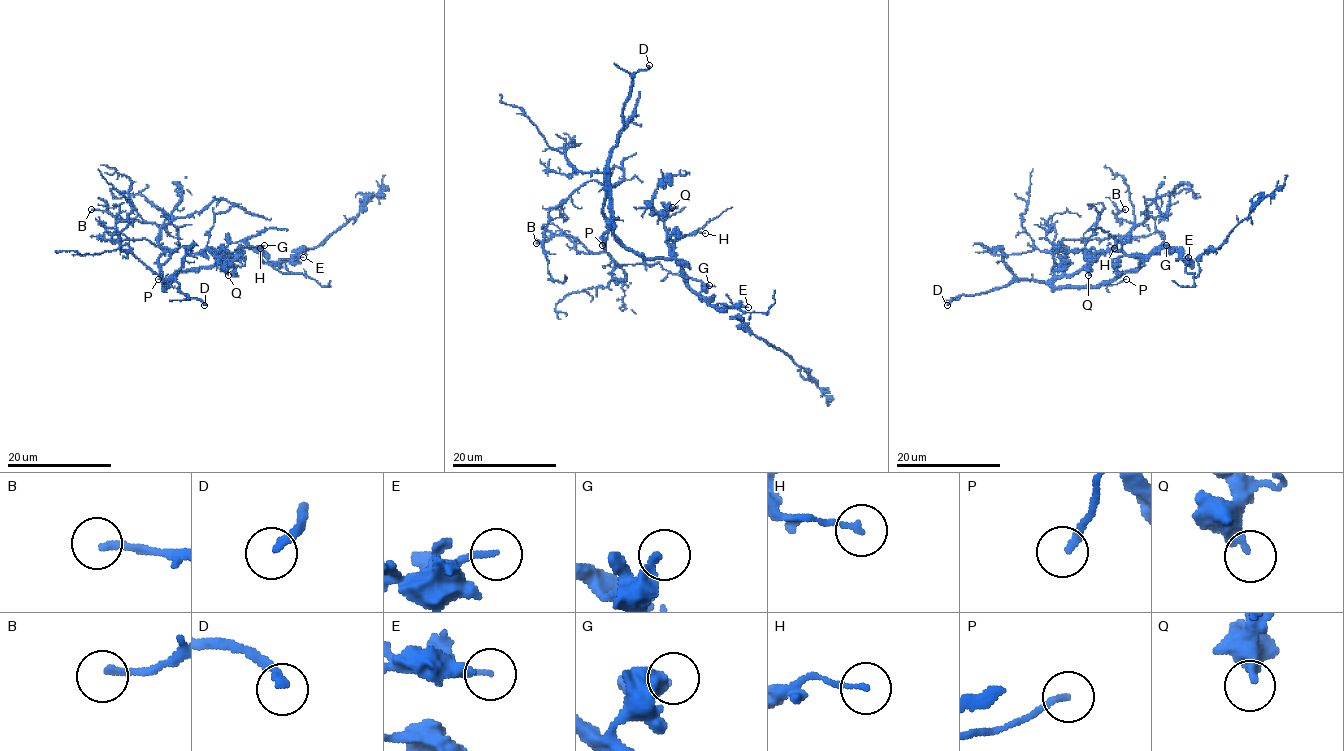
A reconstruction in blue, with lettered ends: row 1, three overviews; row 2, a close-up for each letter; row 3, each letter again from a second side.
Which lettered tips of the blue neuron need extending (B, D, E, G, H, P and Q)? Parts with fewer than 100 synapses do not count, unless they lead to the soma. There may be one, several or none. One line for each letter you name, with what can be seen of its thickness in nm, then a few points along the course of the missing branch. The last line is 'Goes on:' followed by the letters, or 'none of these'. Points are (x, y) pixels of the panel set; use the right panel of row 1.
D: 220 nm
Goes on: D

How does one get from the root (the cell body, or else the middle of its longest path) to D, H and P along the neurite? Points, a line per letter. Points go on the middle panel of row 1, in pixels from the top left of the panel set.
D: (624, 245), (614, 233), (610, 213), (609, 160), (623, 126), (623, 108), (632, 77), (649, 65)
H: (624, 245), (646, 258), (670, 258), (668, 241), (694, 232), (705, 233)
P: (624, 245), (611, 226), (602, 245)

